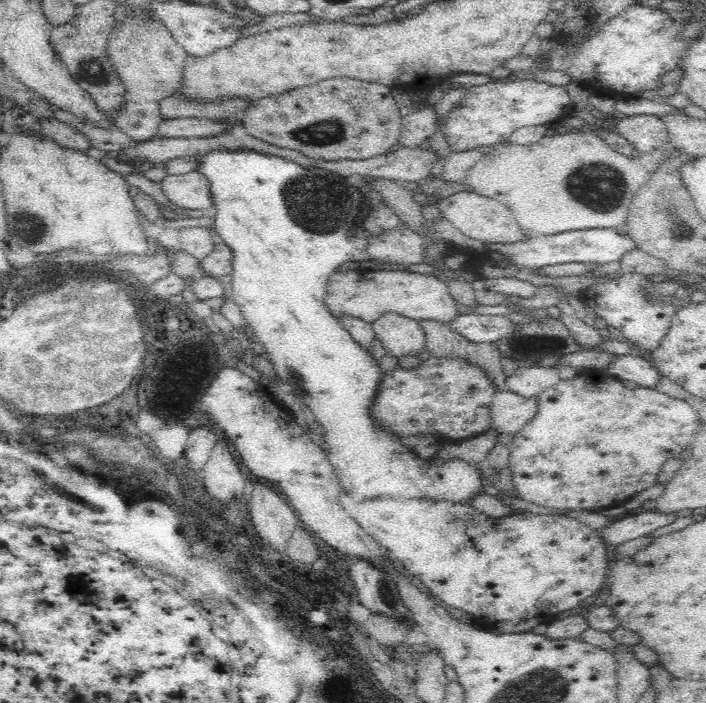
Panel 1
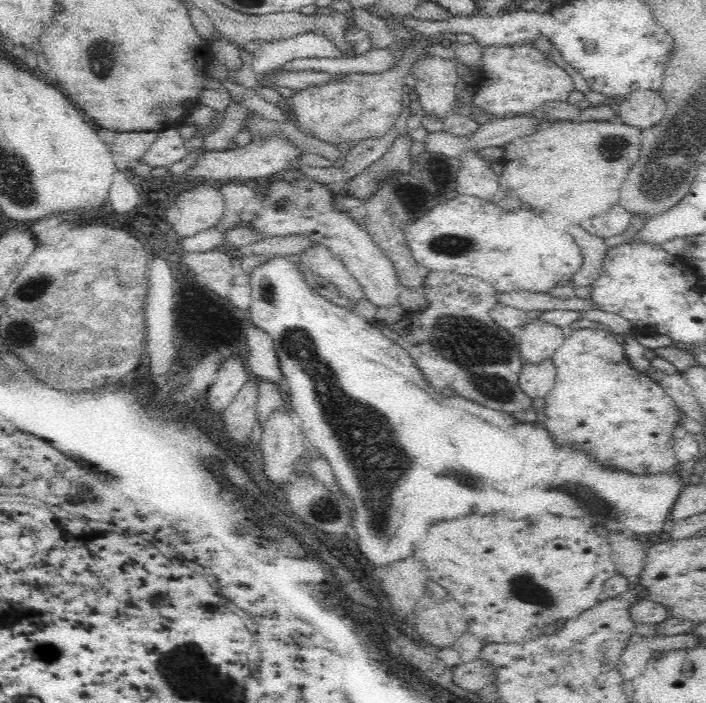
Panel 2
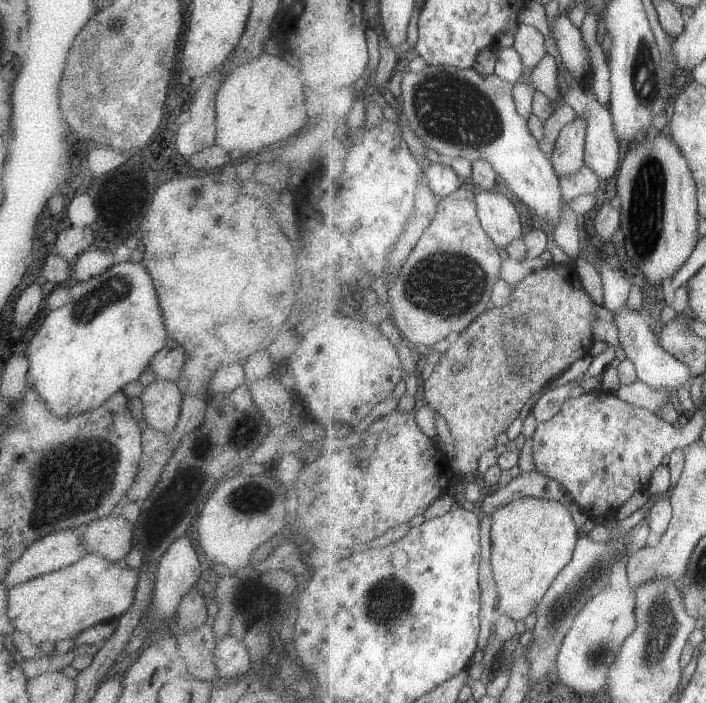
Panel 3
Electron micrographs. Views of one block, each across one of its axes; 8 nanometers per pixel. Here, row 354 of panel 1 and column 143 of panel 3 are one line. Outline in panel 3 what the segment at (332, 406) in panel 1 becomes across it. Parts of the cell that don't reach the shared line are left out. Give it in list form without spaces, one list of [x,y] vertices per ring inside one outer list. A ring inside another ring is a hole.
[[[127,261],[124,263],[117,263],[101,274],[85,279],[84,281],[77,281],[74,286],[70,287],[71,300],[66,304],[50,310],[43,318],[43,322],[29,340],[23,356],[27,359],[28,369],[26,374],[26,382],[28,386],[36,391],[37,396],[44,402],[48,411],[54,414],[57,418],[64,419],[70,415],[78,415],[102,405],[112,394],[120,391],[125,384],[131,380],[137,380],[137,377],[145,366],[150,364],[151,357],[161,348],[168,340],[168,334],[164,325],[162,312],[158,303],[158,298],[154,289],[154,284],[151,282],[151,277],[141,263],[133,263]]]

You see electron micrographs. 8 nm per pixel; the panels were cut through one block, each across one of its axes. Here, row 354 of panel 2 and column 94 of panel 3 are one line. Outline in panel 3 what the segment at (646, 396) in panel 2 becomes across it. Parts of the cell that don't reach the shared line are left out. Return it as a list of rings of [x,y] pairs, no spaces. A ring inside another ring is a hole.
[[[85,553],[83,558],[65,568],[10,586],[7,589],[6,613],[15,630],[25,633],[35,645],[74,638],[97,623],[117,620],[132,605],[134,588],[138,579],[136,572],[136,569],[120,568],[99,553]]]

